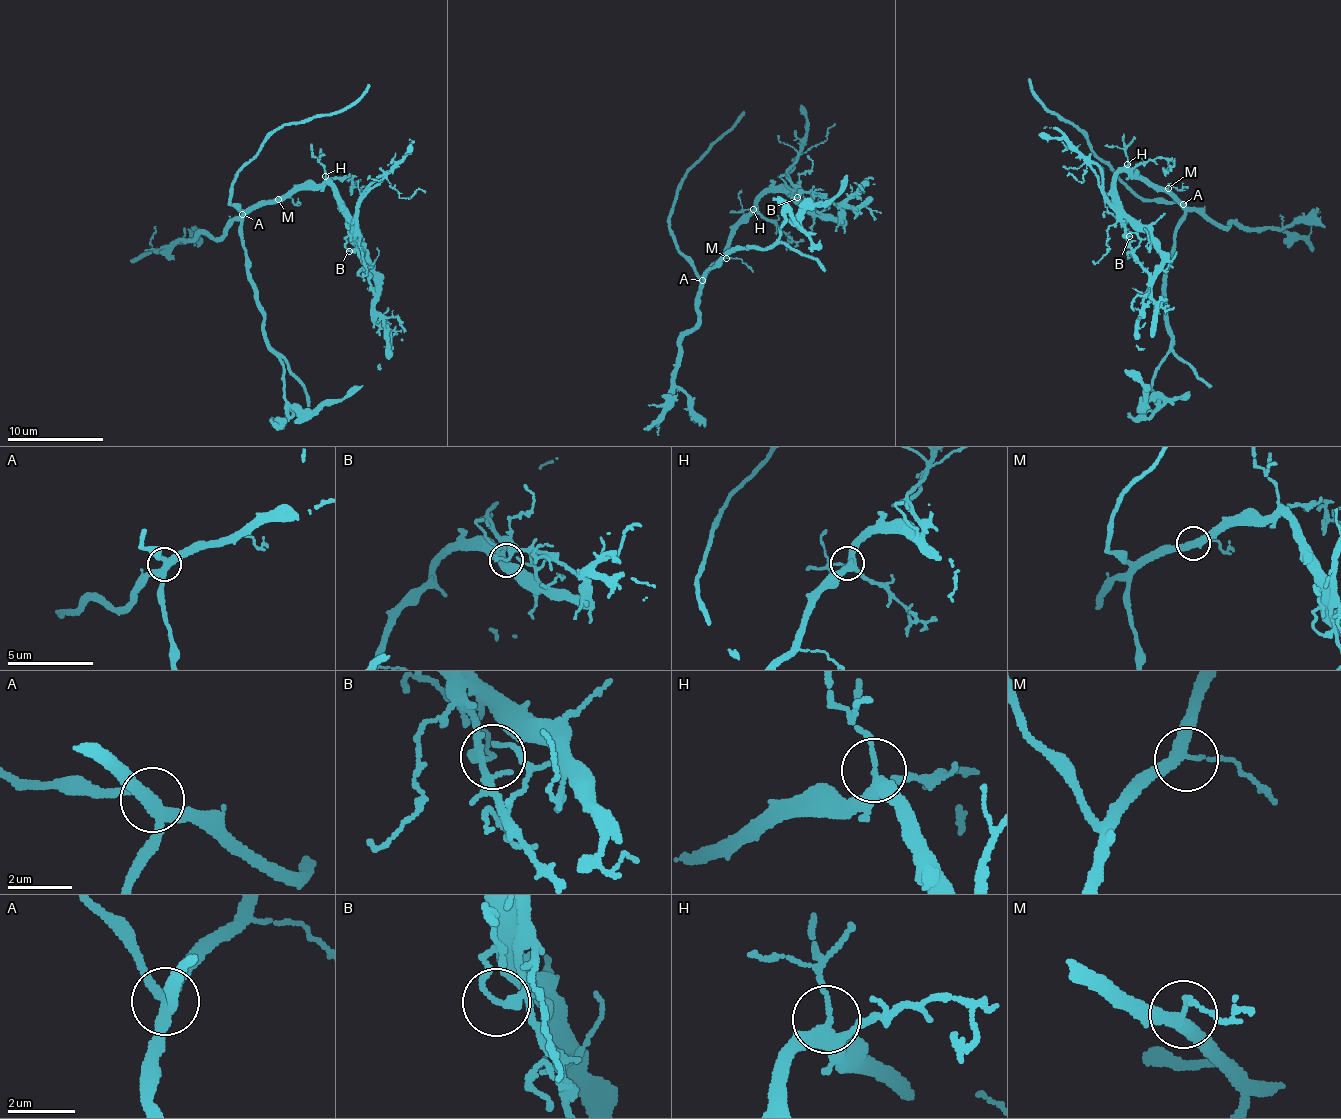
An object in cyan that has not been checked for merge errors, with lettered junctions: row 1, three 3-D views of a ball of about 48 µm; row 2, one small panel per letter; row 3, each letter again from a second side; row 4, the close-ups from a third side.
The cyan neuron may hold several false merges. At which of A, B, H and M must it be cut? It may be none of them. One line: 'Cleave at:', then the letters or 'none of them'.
Cleave at: A, B

